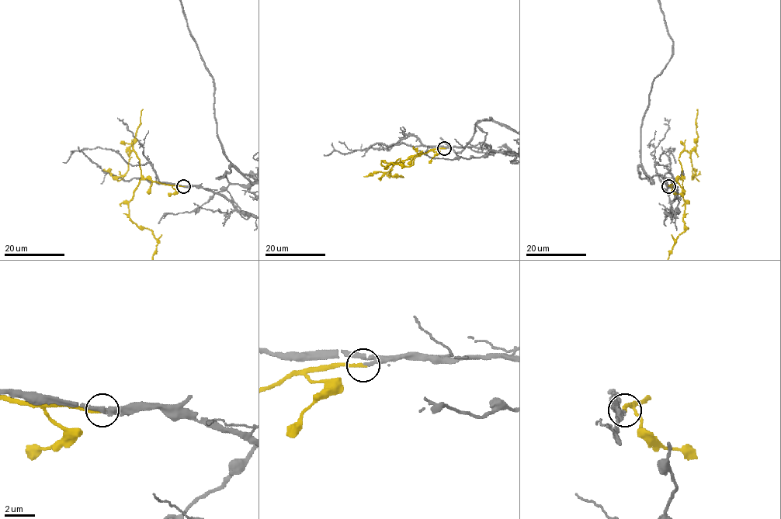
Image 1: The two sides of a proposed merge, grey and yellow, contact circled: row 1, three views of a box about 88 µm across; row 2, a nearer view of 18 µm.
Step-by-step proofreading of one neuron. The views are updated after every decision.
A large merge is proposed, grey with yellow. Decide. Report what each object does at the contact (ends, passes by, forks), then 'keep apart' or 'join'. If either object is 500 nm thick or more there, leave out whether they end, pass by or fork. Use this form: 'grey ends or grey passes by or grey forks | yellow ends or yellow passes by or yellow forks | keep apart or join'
grey passes by | yellow ends | join

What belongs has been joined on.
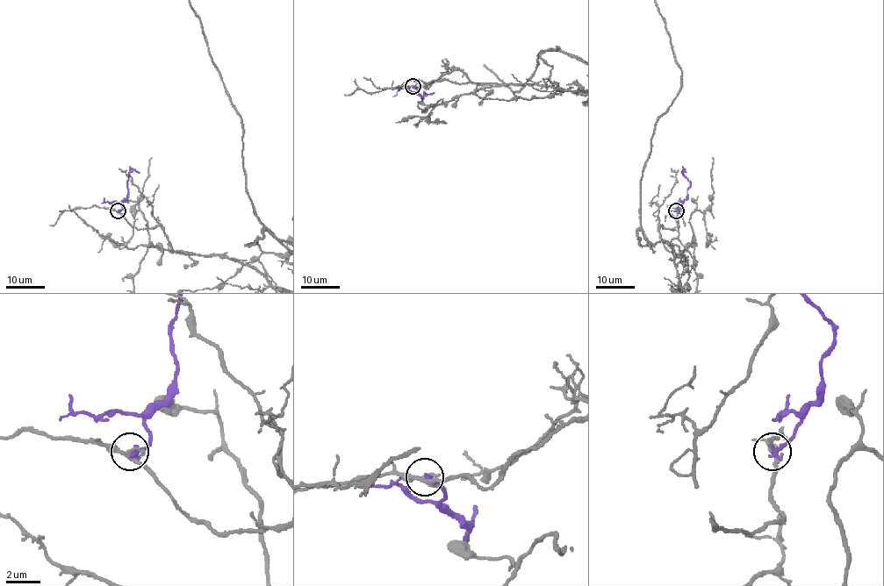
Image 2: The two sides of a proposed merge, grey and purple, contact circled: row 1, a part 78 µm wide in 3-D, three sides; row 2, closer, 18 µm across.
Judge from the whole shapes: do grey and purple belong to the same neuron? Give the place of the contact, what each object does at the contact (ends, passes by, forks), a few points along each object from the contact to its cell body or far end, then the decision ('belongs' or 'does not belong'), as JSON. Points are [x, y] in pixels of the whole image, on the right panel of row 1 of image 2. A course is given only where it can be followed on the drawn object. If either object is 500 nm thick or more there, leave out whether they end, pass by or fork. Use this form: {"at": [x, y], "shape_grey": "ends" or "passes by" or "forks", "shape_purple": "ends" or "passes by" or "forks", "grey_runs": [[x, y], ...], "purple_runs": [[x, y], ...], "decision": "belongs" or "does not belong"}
{"at": [676, 210], "shape_grey": "forks", "shape_purple": "ends", "grey_runs": [[677, 210], [659, 234], [679, 274], [678, 246], [636, 237], [681, 68]], "purple_runs": [[677, 210], [687, 196], [690, 182], [682, 171], [684, 169], [682, 173]], "decision": "does not belong"}

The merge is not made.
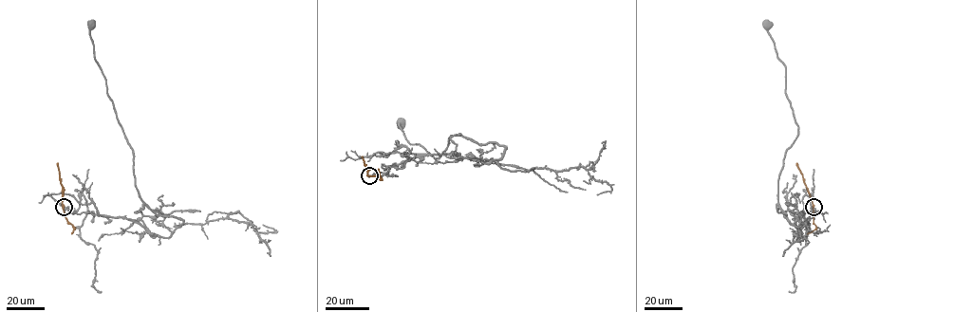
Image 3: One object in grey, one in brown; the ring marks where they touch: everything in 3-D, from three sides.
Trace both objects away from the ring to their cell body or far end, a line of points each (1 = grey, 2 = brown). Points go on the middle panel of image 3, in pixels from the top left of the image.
1: (369, 175), (425, 156), (461, 158), (450, 137), (459, 134), (435, 158), (410, 144), (400, 122)
2: (369, 175), (363, 156)

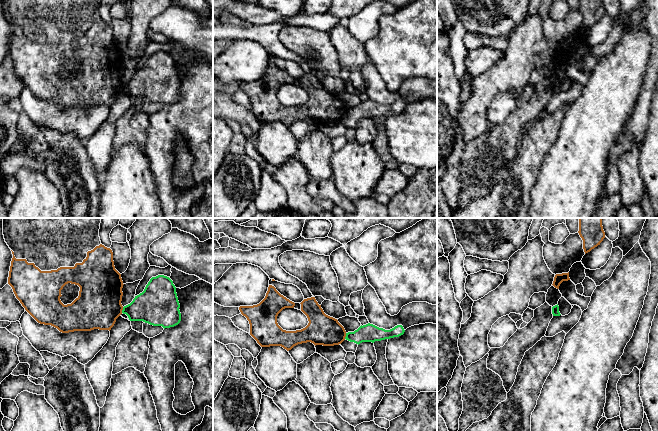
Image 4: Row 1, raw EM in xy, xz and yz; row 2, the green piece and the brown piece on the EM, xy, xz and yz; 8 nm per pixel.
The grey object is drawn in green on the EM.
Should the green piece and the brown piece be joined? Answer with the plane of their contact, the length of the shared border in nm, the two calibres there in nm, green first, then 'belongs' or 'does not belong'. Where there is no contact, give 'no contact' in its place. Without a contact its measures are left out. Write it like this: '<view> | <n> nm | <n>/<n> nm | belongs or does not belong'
xy | 50 nm | 280/360 nm | does not belong

